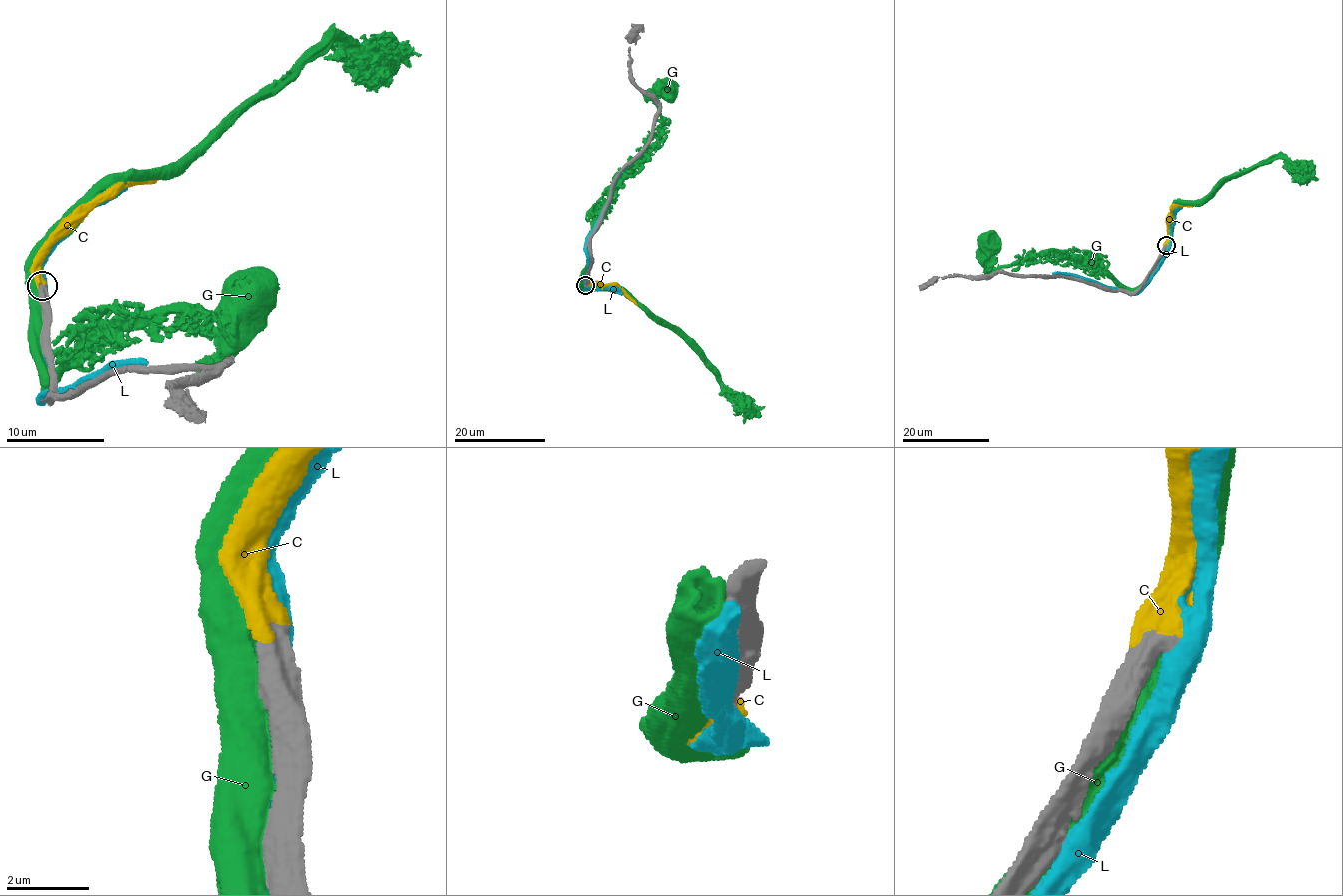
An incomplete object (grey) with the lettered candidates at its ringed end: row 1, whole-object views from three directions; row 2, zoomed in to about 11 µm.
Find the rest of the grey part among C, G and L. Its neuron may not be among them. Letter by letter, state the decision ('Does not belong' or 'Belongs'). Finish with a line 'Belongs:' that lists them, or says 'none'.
C: Belongs
G: Does not belong
L: Does not belong
Belongs: C

